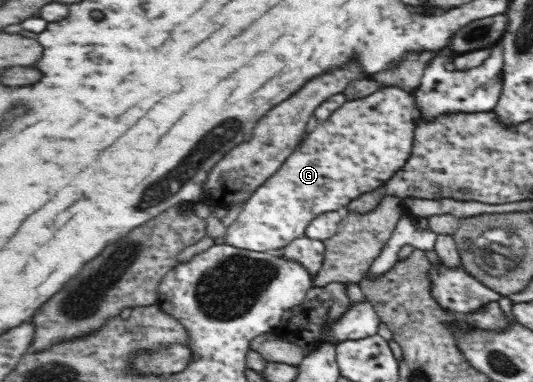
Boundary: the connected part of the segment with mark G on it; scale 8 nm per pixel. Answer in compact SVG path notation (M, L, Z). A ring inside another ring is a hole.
M385 86L363 99L346 101L329 118L309 127L309 134L292 151L292 155L249 195L238 217L225 227L222 237L224 243L252 252L281 251L294 239L305 236L307 225L317 215L342 211L353 199L377 189L395 171L399 171L411 156L415 119L419 113L413 92L395 86Z

